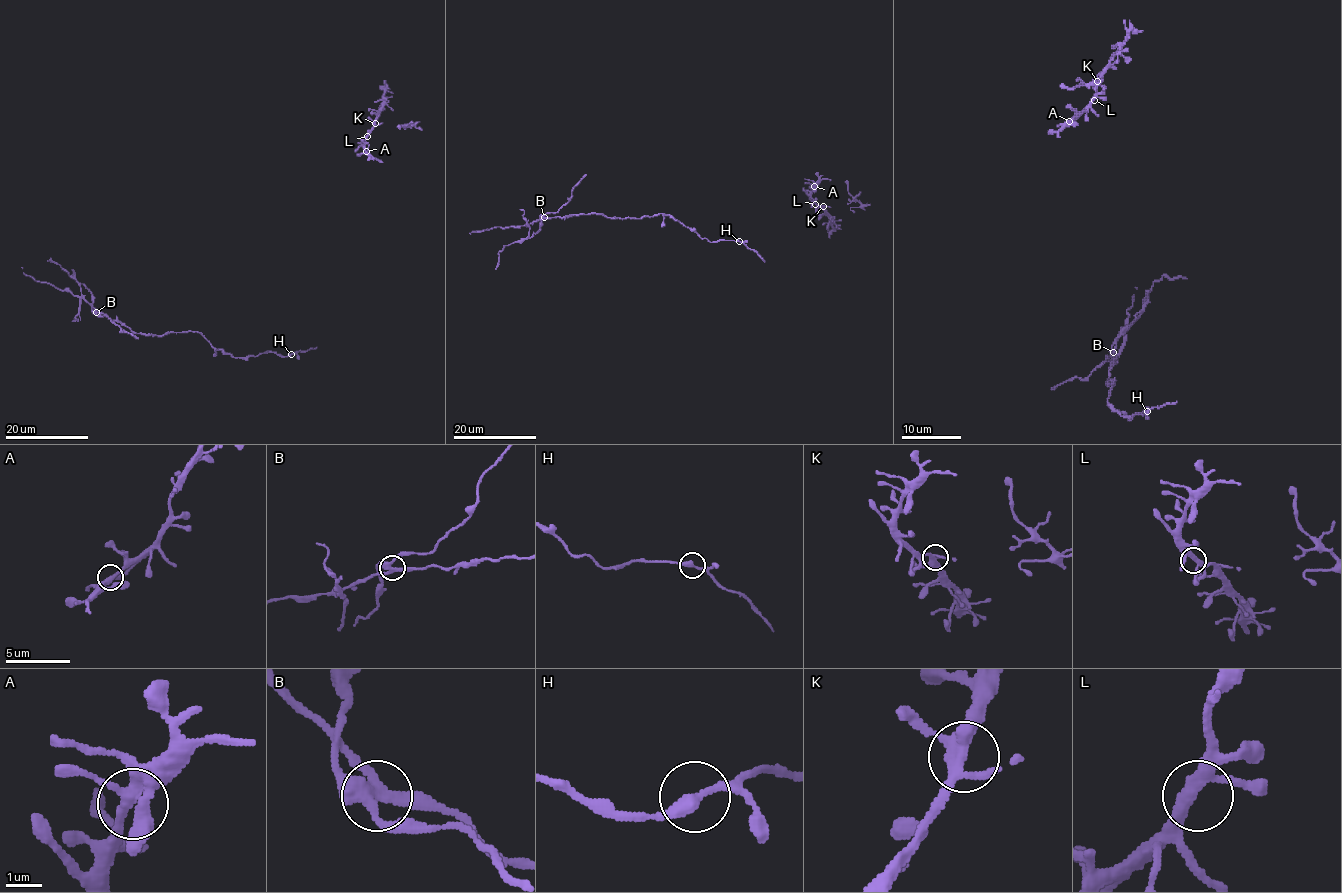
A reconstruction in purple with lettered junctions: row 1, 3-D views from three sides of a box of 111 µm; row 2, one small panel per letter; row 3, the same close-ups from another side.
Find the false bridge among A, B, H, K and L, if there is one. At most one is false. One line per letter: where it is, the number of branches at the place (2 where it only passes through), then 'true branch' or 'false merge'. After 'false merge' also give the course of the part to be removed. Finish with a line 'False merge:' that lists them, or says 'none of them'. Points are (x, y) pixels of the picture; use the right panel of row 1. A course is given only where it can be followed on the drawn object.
A: (1069, 121) | 4 | true branch
B: (1113, 352) | 4 | false merge | (1113, 352), (1112, 345), (1143, 309), (1154, 281), (1163, 275), (1187, 278)
H: (1147, 411) | 2 | true branch
K: (1097, 81) | 4 | true branch
L: (1094, 100) | 3 | true branch
False merge: B

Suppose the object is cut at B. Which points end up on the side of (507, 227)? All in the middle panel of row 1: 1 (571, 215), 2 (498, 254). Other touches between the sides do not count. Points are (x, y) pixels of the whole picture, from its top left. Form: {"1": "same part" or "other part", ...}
{"1": "same part", "2": "other part"}

